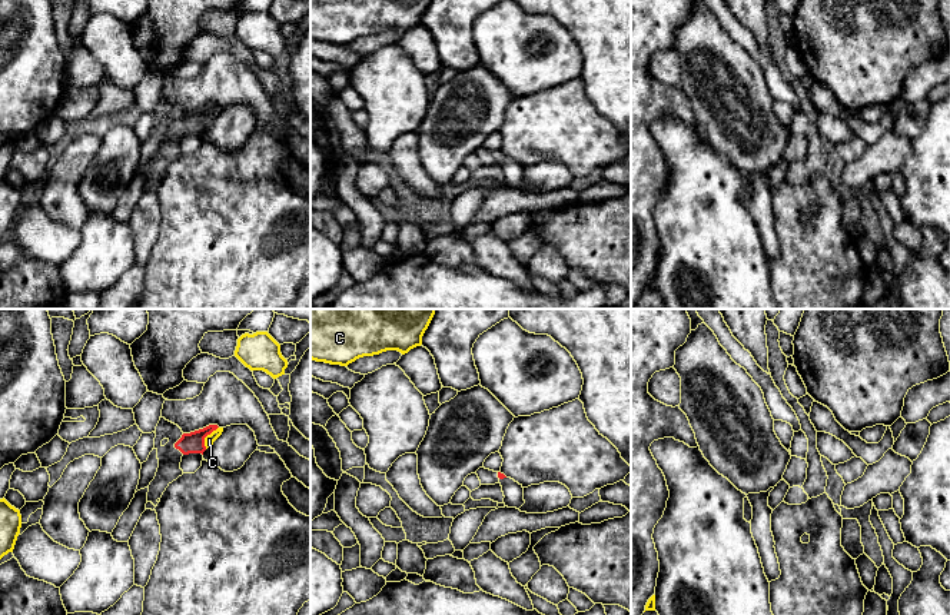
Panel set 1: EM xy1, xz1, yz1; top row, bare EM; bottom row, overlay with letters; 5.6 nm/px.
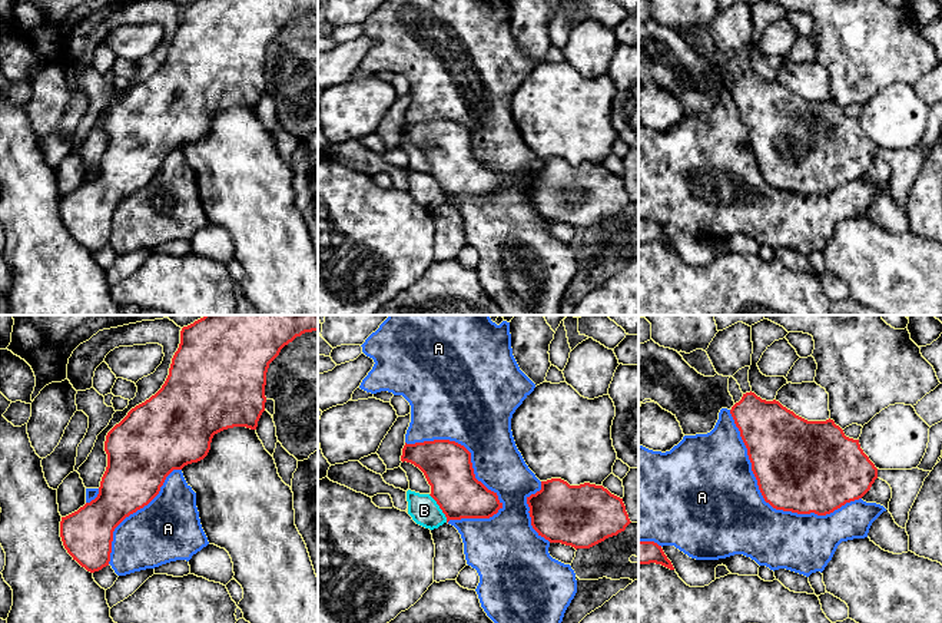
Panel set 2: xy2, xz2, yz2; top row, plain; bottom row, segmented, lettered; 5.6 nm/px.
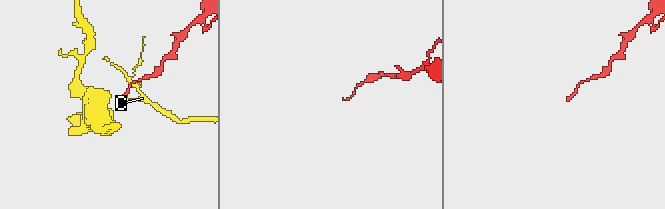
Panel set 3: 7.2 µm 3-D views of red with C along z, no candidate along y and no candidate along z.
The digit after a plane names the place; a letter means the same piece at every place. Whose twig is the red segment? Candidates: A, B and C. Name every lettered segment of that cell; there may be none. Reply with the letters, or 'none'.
none

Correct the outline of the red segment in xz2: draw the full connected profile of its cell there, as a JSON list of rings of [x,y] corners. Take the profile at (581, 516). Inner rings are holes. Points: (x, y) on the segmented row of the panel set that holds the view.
[[[561,478],[541,481],[541,490],[527,497],[531,526],[550,543],[561,543],[577,549],[590,549],[608,537],[624,531],[631,523],[623,498],[603,486],[584,483],[570,486]]]

